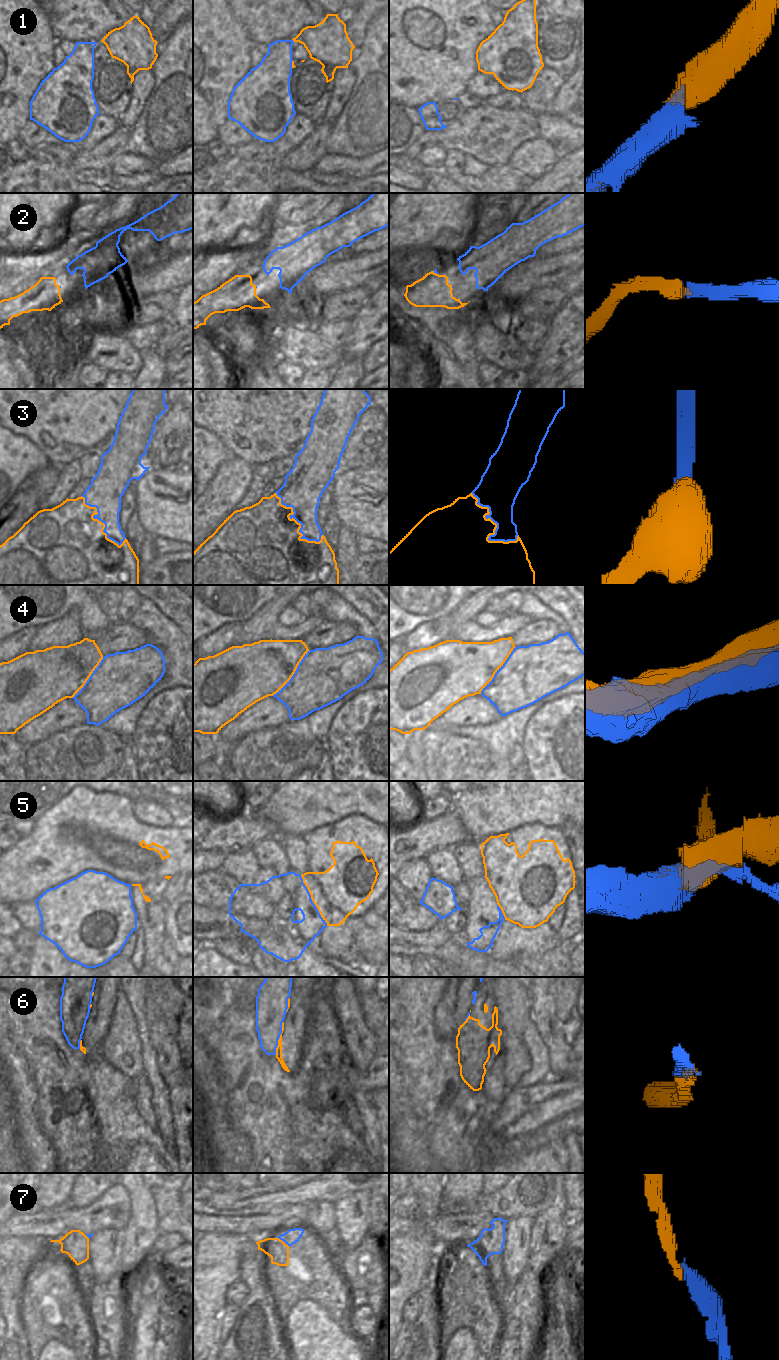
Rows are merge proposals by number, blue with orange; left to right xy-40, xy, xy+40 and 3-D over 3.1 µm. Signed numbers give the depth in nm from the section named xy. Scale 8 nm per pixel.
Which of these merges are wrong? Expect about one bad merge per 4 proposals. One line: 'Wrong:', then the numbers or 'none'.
Wrong: 4

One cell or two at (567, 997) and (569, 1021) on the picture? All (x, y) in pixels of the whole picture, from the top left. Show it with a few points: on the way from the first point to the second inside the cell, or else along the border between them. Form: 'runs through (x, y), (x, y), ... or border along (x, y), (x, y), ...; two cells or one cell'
runs through (567, 1003), (567, 1013), (569, 1015); one cell

